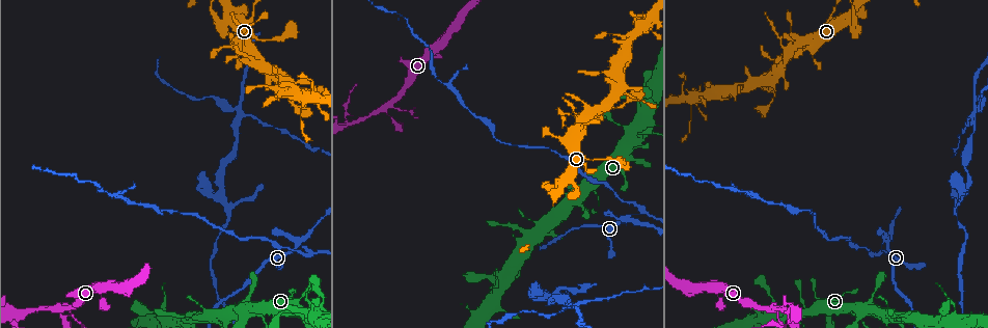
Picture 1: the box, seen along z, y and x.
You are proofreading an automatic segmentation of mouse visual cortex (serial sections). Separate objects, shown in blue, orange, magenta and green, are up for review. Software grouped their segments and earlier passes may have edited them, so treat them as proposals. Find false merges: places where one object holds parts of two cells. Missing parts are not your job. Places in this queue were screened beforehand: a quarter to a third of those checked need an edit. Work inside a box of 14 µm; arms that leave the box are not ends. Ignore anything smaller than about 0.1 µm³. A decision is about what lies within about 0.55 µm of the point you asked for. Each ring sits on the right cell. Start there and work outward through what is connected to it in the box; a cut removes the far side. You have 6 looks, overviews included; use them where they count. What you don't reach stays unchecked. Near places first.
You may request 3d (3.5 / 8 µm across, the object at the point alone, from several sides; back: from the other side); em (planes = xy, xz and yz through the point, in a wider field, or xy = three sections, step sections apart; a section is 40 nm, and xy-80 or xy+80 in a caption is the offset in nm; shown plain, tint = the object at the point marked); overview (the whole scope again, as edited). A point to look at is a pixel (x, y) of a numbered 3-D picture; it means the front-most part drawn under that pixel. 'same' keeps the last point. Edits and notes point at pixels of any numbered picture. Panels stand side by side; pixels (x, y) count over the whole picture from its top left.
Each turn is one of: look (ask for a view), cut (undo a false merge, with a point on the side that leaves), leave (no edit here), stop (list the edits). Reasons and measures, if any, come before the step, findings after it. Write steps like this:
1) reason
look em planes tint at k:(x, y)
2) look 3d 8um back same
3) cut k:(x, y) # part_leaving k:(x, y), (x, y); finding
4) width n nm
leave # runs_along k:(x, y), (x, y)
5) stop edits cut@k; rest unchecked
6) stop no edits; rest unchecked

arms part here
look 3d 3.5um at 1:(298, 241)

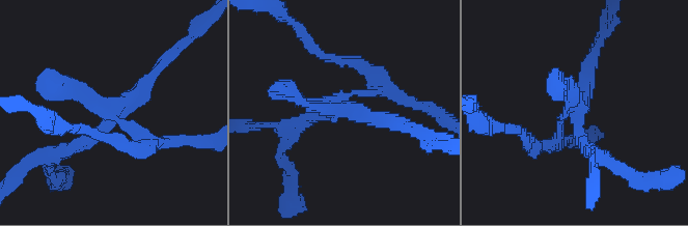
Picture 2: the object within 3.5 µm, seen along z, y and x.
look em xy step 3 plain at 2:(573, 113)

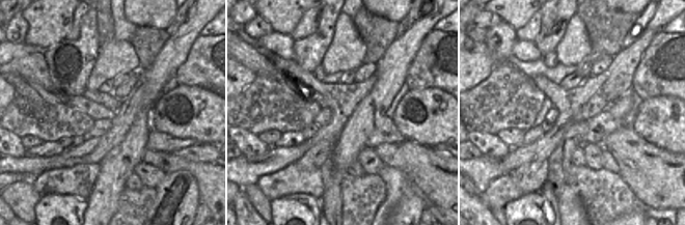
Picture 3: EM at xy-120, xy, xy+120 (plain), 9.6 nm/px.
with the object marked
look em xy step 3 tint same

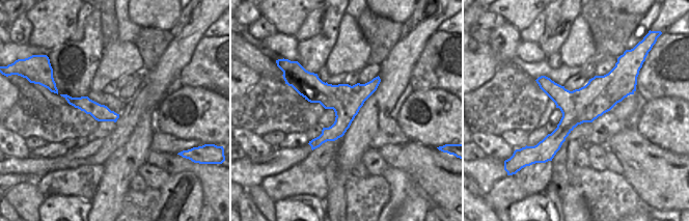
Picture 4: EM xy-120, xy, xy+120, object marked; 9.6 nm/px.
cut 2:(552, 142) # part_leaving 2:(569, 112), (552, 144), (528, 138); two cells meet here

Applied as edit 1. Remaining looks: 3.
look overview

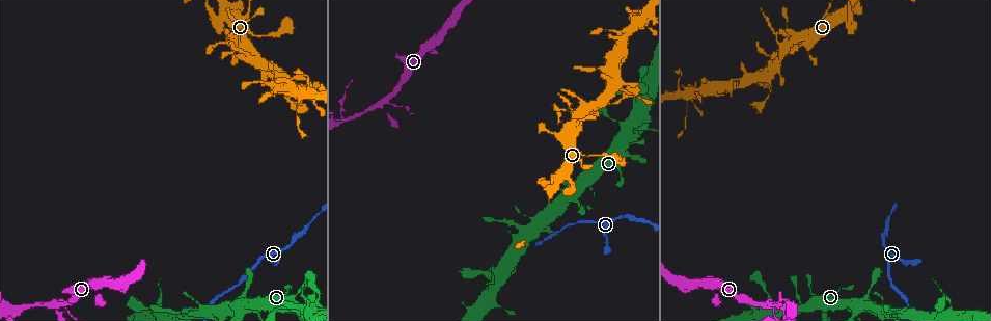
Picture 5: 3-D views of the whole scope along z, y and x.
four or more arms meet
look 3d 3.5um at 5:(800, 309)

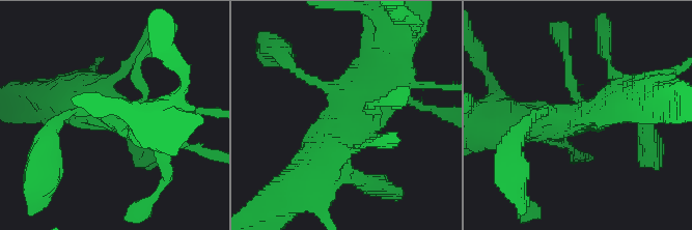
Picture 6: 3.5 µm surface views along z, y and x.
need the tissue
look em xy step 5 tint at 6:(359, 110)

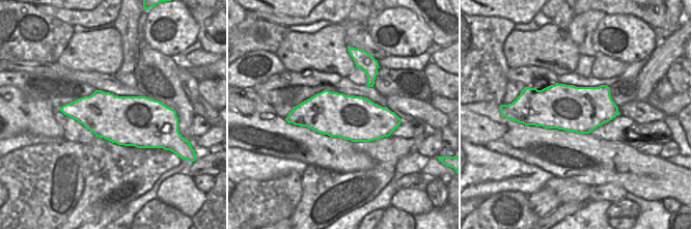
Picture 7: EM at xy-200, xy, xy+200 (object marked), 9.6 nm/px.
leave # runs_along 6:(324, 159), (384, 87), (387, 50); all the same cell

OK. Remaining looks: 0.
stop edits cut@2; rest unchecked

